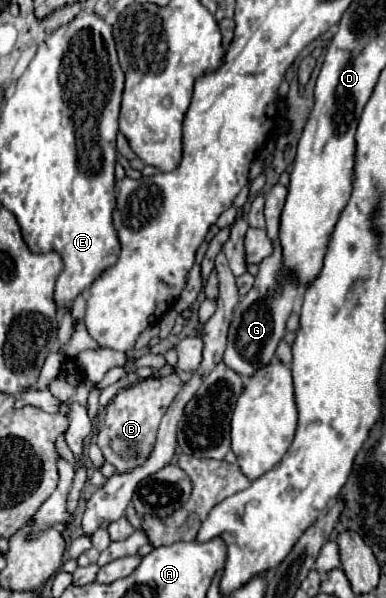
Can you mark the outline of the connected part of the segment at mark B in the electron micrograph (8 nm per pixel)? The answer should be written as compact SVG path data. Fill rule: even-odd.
M176 374L166 378L146 378L136 386L120 390L116 398L106 406L106 418L96 434L96 444L100 446L104 460L116 468L116 474L134 470L148 460L154 450L160 420L180 390L182 380Z

